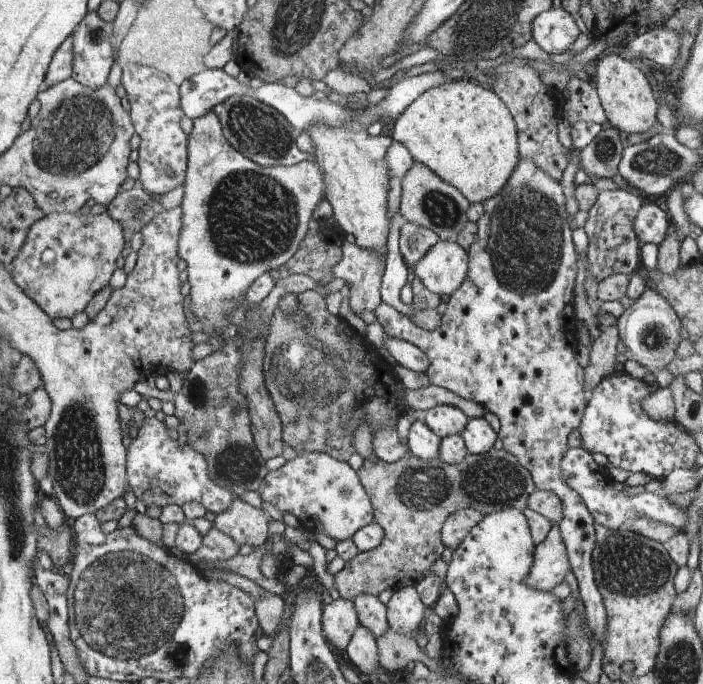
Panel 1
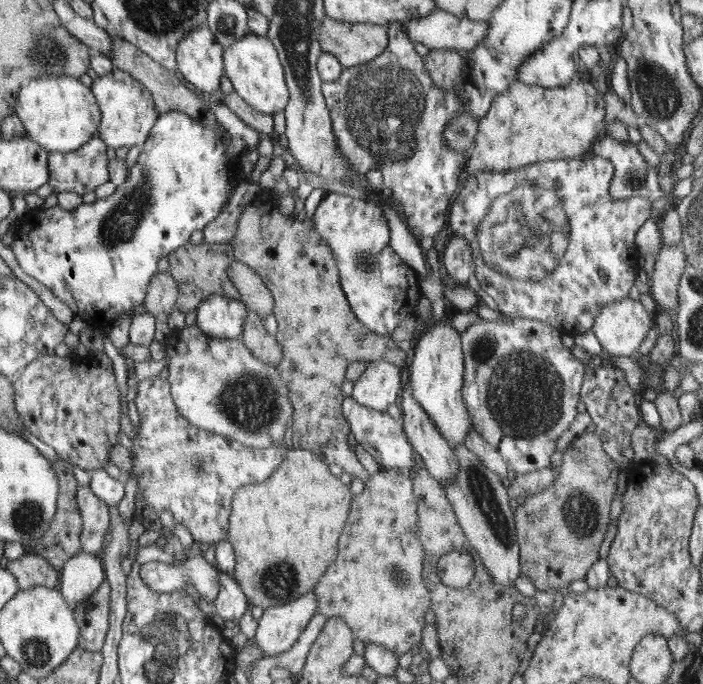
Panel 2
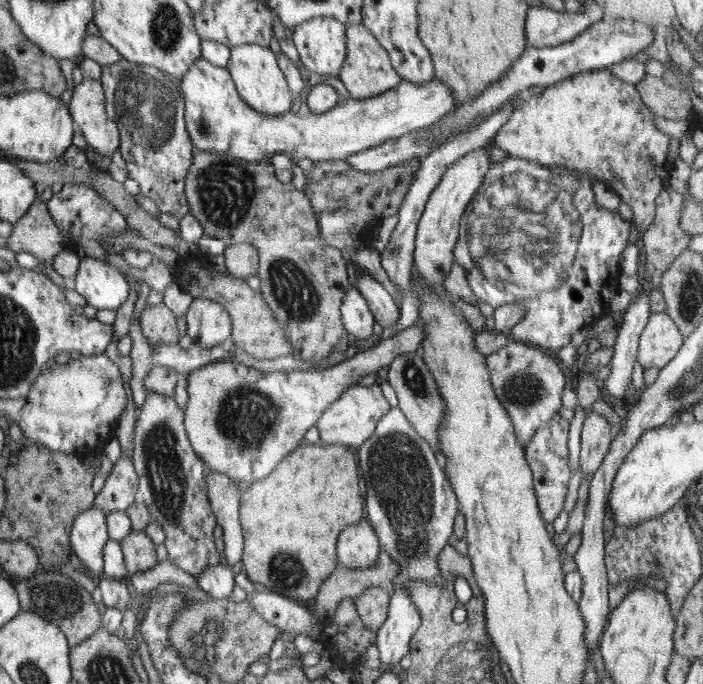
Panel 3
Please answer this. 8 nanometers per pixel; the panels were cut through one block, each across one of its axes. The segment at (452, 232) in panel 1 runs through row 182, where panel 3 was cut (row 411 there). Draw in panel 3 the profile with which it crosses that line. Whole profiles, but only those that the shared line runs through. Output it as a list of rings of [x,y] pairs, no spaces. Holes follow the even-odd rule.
[[[418,351],[406,352],[397,356],[388,368],[388,382],[394,388],[398,407],[407,415],[411,425],[415,427],[420,435],[436,450],[438,459],[442,460],[439,448],[439,426],[443,424],[444,417],[447,416],[447,403],[444,402],[443,395],[440,394],[439,384],[430,367],[422,358]]]

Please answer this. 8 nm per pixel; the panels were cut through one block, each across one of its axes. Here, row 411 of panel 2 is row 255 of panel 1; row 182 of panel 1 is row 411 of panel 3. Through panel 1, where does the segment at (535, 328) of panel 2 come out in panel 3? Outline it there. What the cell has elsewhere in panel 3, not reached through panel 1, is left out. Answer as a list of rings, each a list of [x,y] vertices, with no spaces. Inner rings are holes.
[[[510,341],[496,352],[486,354],[486,359],[495,393],[514,423],[518,441],[527,448],[536,431],[554,420],[562,408],[566,376],[562,368],[542,352],[542,348],[532,348],[524,341]]]

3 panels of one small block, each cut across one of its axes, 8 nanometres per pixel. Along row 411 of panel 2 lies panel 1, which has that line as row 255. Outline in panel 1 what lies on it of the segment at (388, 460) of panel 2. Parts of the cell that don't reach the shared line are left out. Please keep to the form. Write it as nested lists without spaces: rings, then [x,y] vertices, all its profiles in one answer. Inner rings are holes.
[[[344,241],[344,258],[332,267],[334,279],[342,278],[350,288],[349,305],[356,314],[374,312],[383,303],[383,276],[387,258],[370,248]]]

